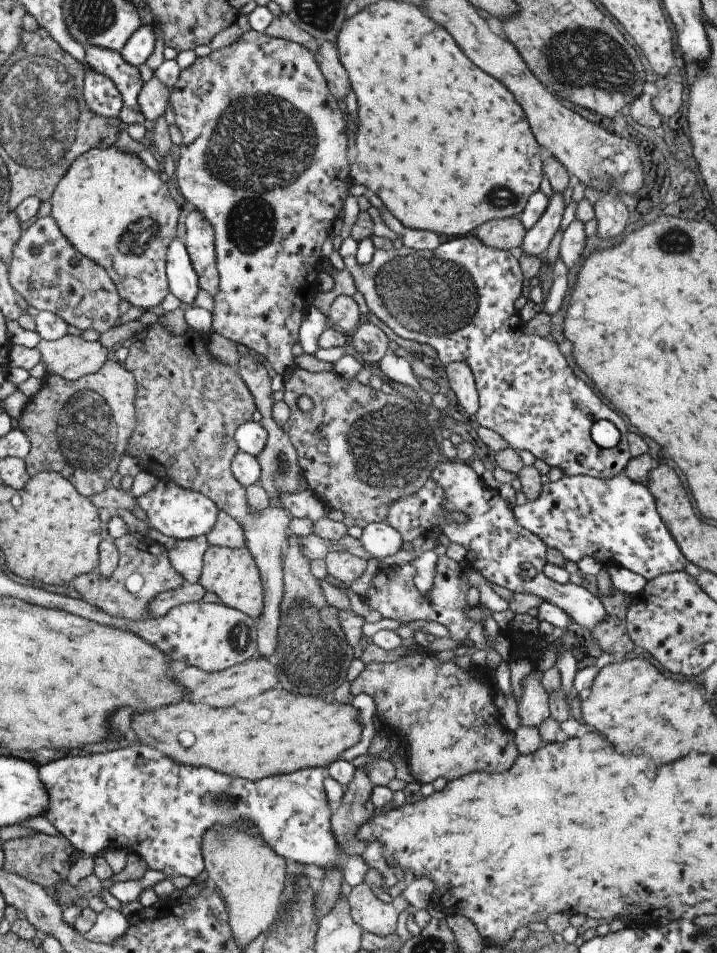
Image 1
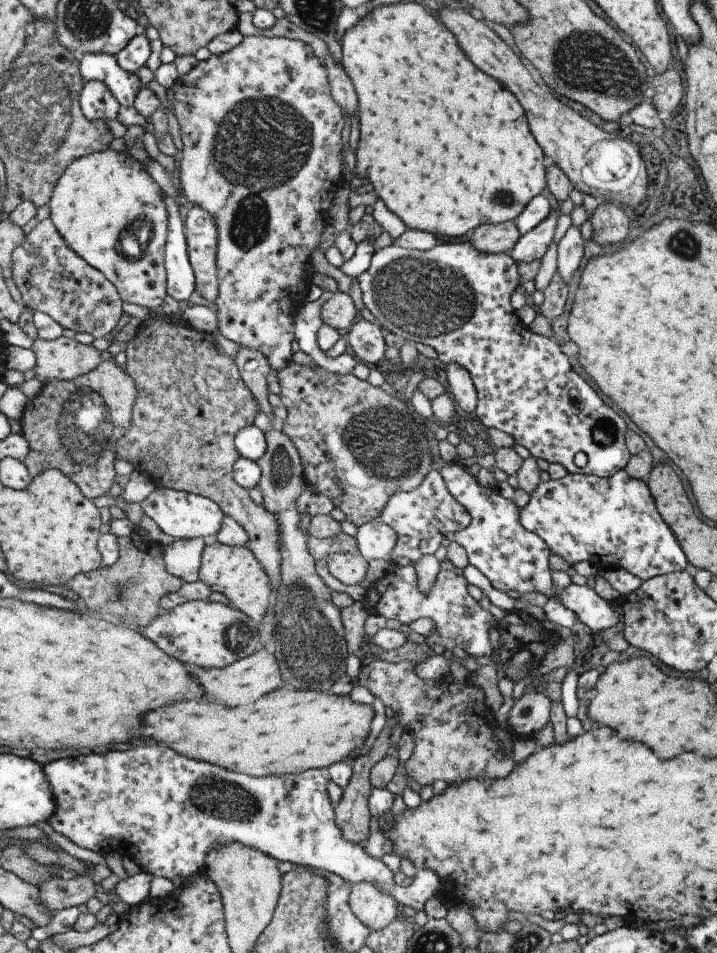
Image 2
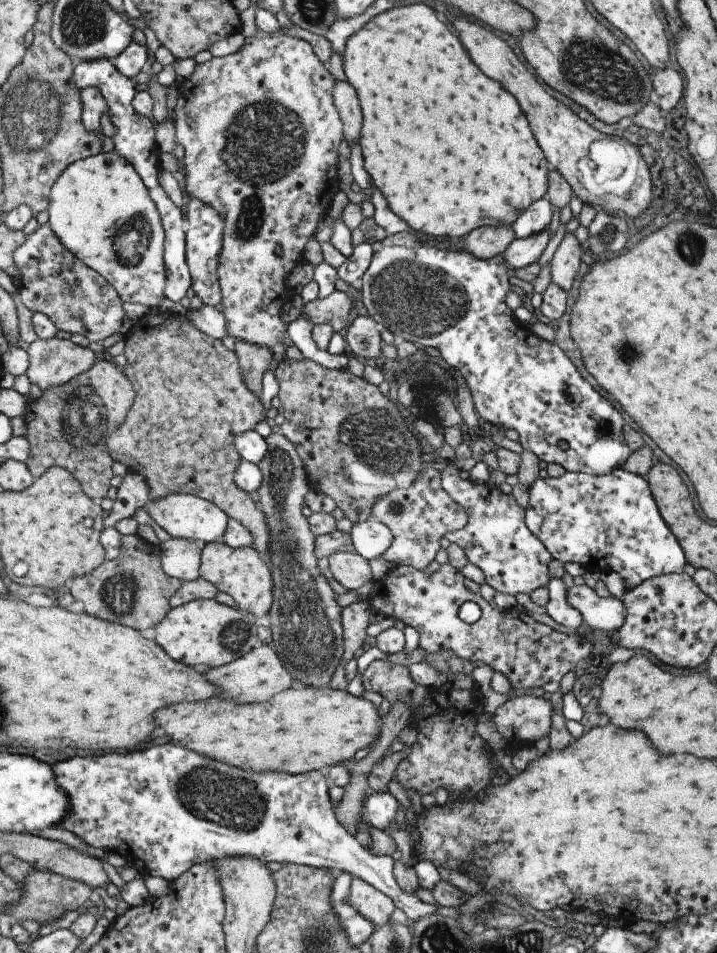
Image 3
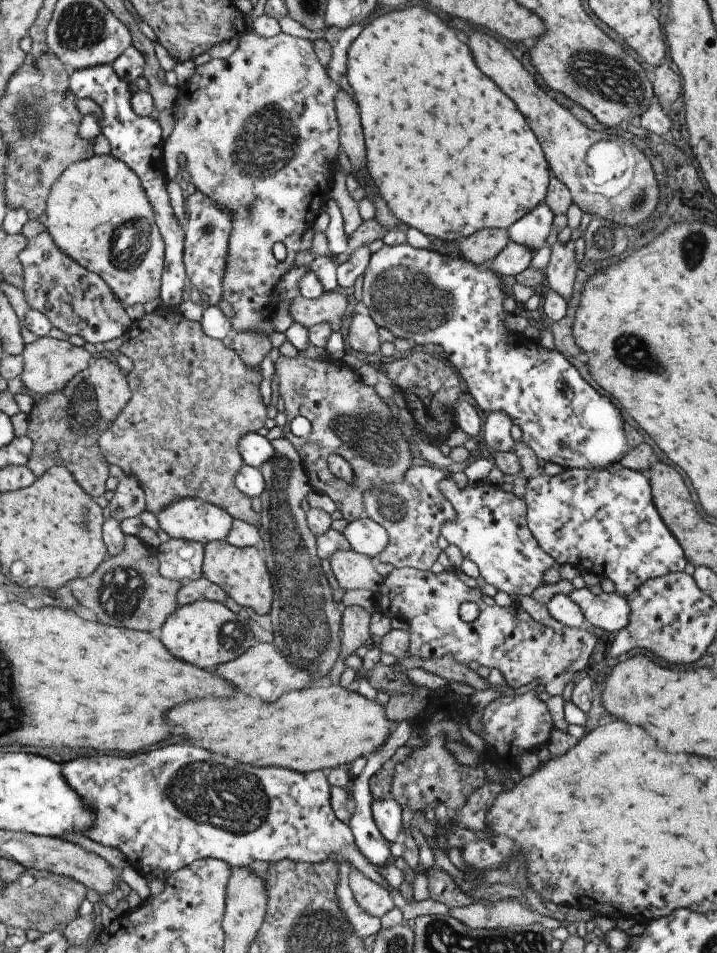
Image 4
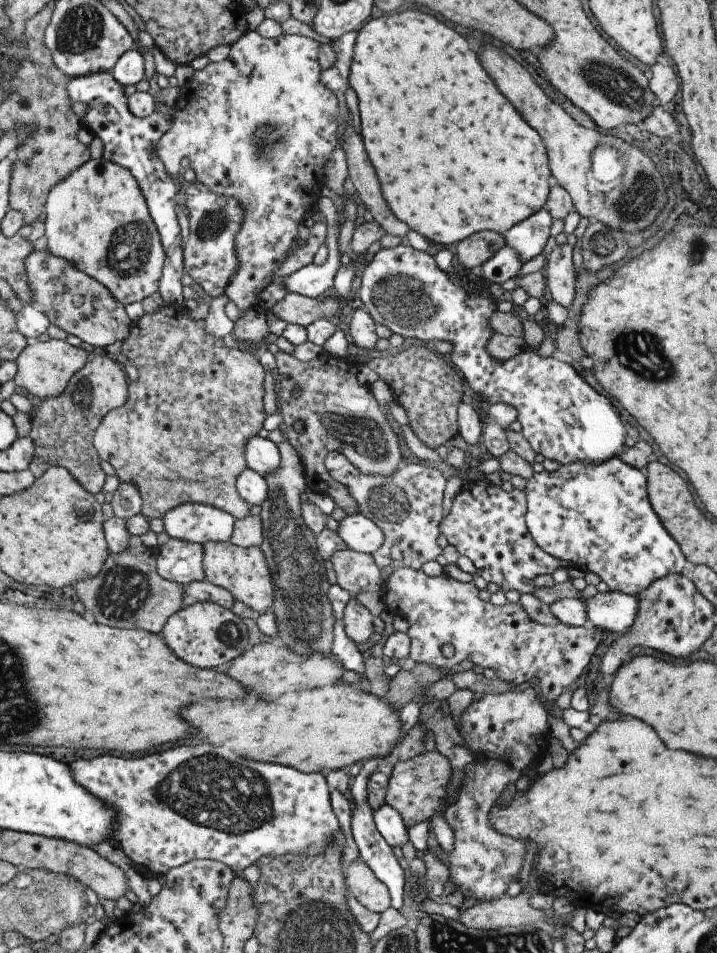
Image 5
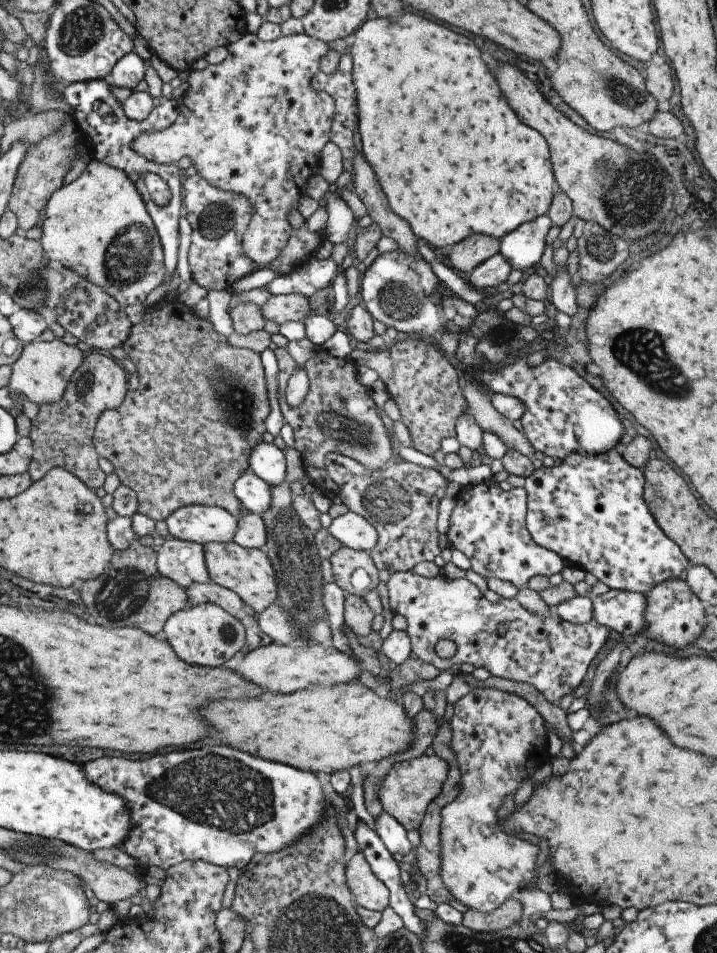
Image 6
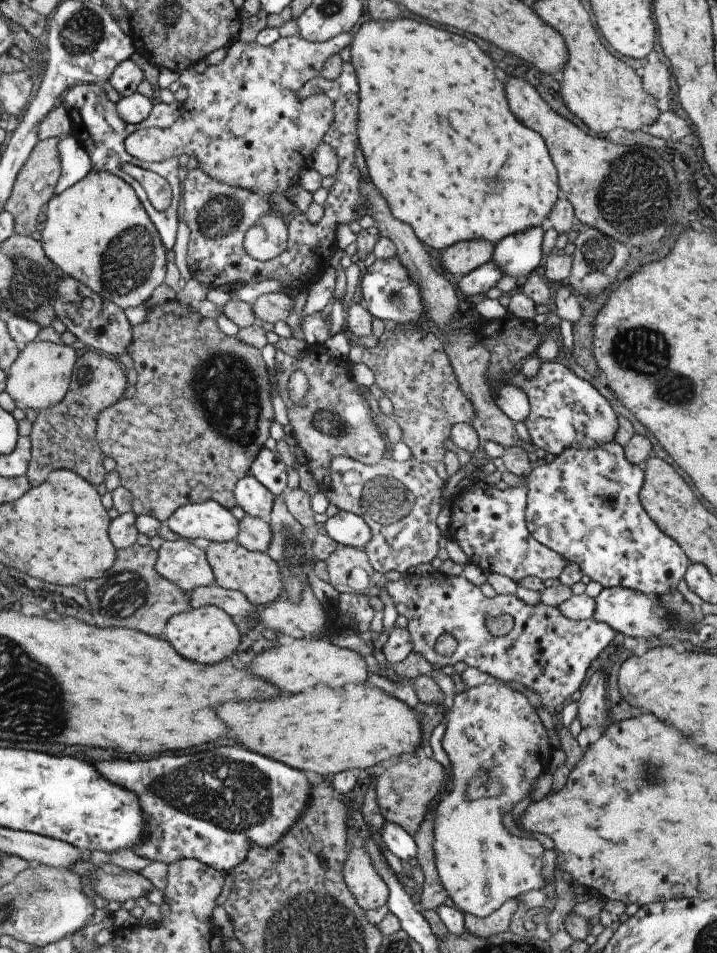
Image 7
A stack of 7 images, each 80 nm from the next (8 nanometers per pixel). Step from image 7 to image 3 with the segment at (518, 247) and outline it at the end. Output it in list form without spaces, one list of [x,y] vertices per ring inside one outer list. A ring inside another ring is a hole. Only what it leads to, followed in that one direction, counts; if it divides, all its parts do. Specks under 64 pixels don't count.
[[[543,196],[529,204],[510,224],[510,227],[512,228],[514,238],[520,239],[547,229],[550,220],[550,202]]]

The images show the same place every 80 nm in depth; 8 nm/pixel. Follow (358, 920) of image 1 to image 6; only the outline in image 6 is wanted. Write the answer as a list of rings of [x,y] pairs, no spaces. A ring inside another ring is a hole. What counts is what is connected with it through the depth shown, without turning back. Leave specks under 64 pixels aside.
[[[360,851],[346,856],[344,876],[356,906],[378,912],[388,907],[387,888],[373,875]]]

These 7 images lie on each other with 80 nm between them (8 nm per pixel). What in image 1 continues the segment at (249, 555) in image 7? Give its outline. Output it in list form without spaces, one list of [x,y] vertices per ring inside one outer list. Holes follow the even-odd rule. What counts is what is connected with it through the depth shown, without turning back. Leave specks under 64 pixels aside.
[[[208,545],[202,556],[198,583],[205,591],[213,592],[225,606],[237,609],[252,619],[260,615],[263,588],[255,561],[247,549]]]

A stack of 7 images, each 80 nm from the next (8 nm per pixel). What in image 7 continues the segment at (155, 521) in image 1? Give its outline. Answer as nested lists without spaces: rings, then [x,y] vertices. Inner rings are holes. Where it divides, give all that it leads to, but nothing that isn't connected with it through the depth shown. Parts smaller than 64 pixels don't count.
[[[213,500],[185,504],[165,524],[181,538],[203,538],[205,542],[215,543],[235,540],[239,528],[231,512]]]

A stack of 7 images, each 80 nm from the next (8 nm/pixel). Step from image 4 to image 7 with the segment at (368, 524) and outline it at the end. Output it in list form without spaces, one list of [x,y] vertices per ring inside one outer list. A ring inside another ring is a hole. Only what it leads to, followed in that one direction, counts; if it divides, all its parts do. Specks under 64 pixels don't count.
[[[339,511],[327,518],[323,528],[331,540],[347,547],[363,549],[371,536],[363,518],[347,511]]]

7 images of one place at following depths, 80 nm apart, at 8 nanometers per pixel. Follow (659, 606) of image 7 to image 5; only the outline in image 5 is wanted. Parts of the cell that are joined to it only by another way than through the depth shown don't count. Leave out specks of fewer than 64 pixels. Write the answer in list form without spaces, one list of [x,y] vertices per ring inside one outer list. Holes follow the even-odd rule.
[[[619,591],[598,592],[579,600],[585,600],[586,618],[593,627],[615,634],[623,634],[633,624],[638,607],[634,596]]]

